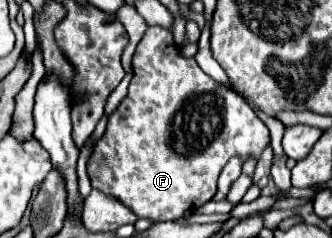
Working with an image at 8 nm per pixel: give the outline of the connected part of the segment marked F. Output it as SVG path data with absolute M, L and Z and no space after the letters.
M162 26L148 28L134 52L132 68L134 76L128 94L108 118L106 132L88 160L90 184L120 200L138 218L152 222L178 220L186 210L196 210L214 198L218 176L232 156L238 154L246 160L248 154L254 154L260 158L262 150L270 144L270 132L234 90L214 82L194 58L184 58L180 48L164 38Z

